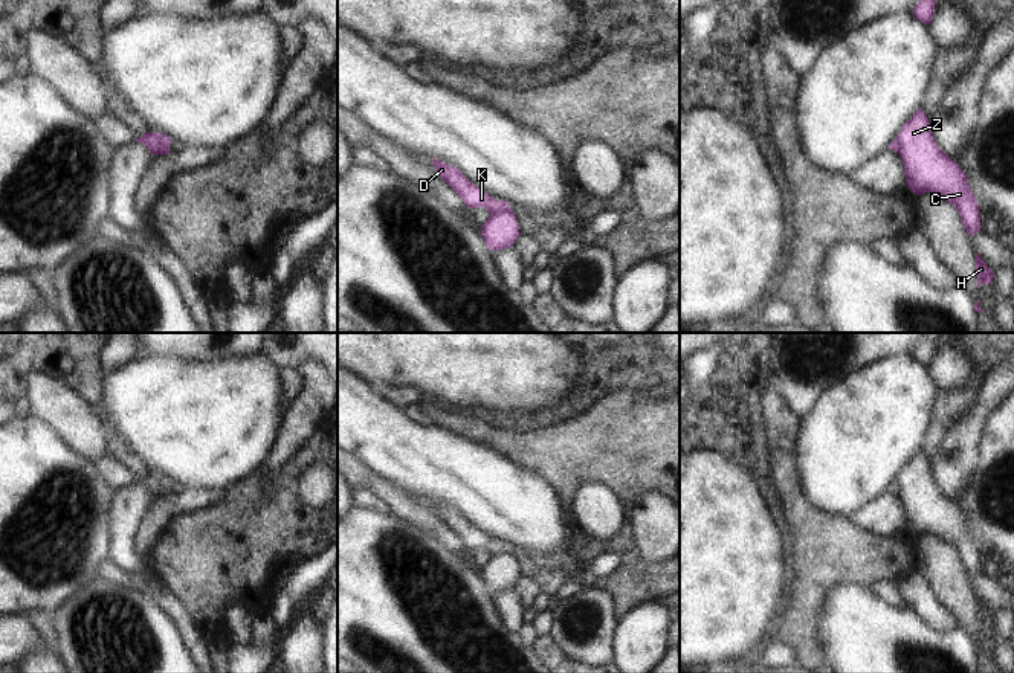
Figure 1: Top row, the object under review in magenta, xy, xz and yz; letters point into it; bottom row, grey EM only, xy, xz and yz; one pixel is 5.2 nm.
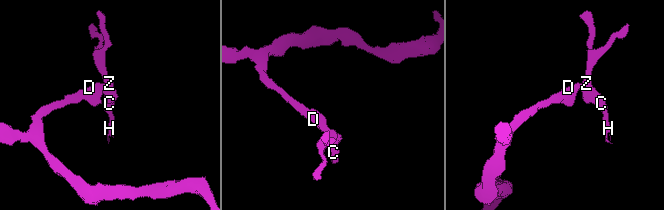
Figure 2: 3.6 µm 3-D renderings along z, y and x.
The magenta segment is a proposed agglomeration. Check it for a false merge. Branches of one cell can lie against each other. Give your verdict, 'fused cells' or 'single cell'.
fused cells

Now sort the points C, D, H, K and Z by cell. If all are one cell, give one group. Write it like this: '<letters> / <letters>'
C H Z / D K

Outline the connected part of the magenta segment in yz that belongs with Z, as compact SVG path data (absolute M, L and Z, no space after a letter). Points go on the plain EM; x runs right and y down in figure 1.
M922 450L903 467L896 484L909 531L916 537L930 534L950 543L957 551L968 578L980 574L979 548L968 522L935 484L932 465Z

